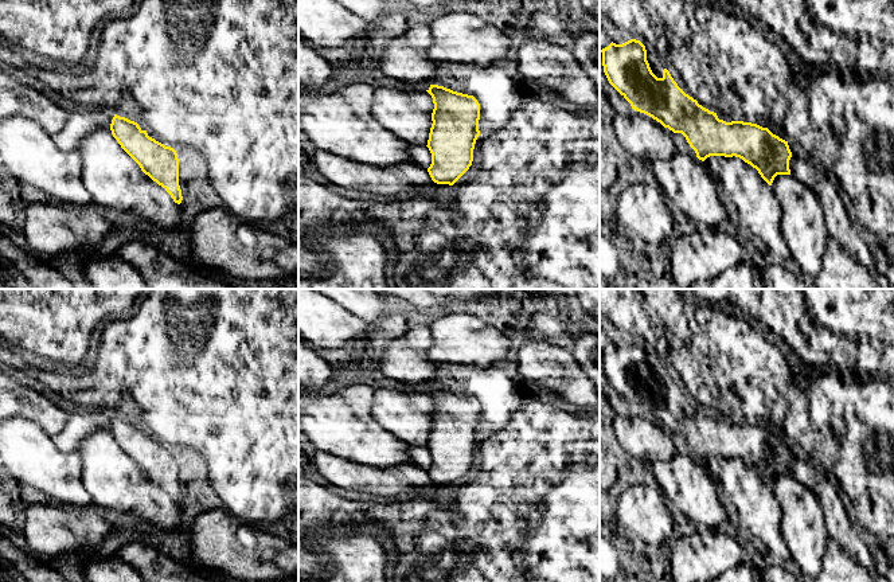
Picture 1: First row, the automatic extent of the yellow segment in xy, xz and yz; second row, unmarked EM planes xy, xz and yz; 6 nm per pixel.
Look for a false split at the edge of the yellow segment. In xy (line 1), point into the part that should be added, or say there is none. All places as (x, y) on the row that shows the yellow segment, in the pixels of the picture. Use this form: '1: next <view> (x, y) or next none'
1: next none

